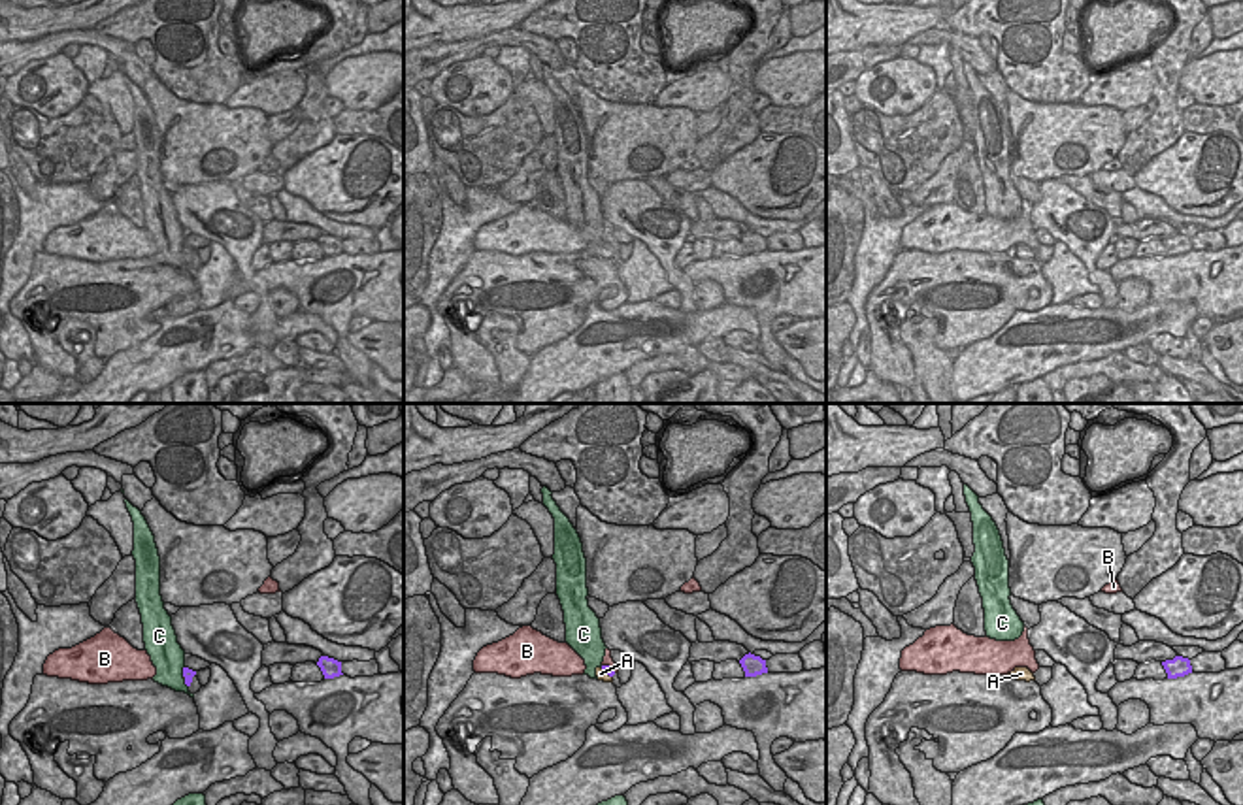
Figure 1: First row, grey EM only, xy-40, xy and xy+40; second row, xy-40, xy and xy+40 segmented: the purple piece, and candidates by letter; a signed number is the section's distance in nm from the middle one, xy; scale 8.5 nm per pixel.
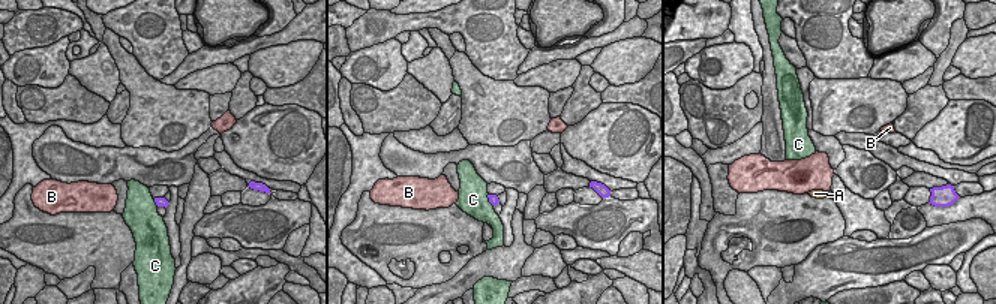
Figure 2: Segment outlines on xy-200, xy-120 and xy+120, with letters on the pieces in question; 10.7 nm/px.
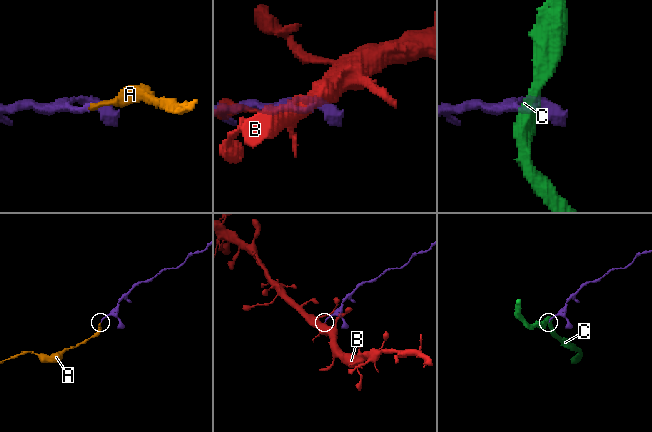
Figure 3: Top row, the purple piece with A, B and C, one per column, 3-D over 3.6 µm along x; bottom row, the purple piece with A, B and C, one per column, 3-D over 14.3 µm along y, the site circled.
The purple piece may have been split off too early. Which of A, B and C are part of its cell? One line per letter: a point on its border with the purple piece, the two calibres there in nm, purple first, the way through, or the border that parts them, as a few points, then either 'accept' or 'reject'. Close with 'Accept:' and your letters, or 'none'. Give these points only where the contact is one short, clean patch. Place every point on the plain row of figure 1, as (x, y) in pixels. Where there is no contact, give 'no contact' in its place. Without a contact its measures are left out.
A: xy (606, 249) | 70/90 nm | across xy (610, 249), (606, 249), (600, 251) | accept
B: xy (608, 244) | 70/90 nm | reject
C: xy-40 (183, 249) | 90/280 nm | along xy-40 (183, 244), (182, 253) | reject
Accept: A

